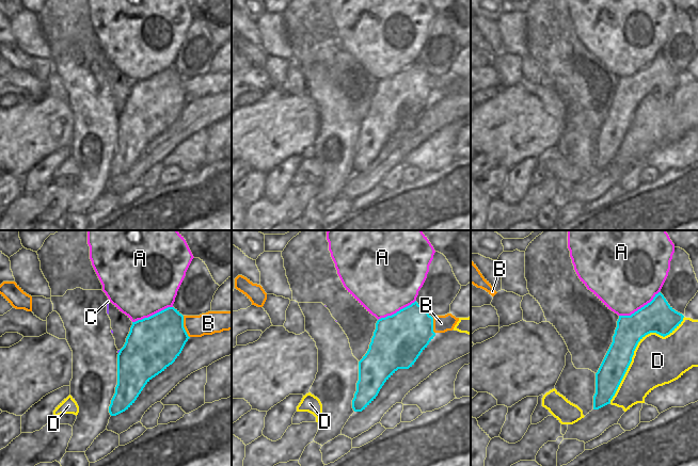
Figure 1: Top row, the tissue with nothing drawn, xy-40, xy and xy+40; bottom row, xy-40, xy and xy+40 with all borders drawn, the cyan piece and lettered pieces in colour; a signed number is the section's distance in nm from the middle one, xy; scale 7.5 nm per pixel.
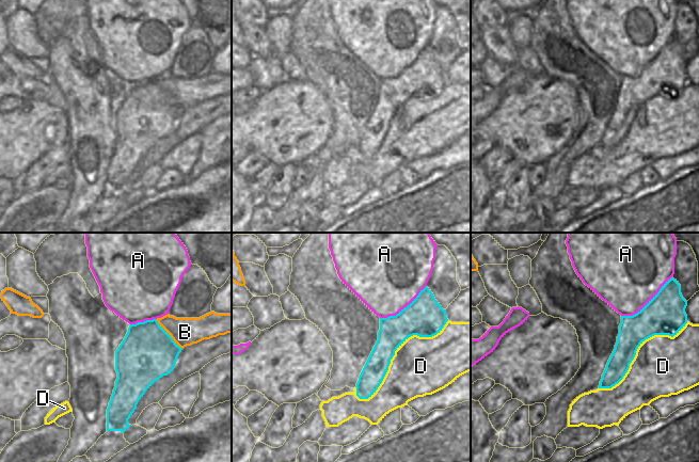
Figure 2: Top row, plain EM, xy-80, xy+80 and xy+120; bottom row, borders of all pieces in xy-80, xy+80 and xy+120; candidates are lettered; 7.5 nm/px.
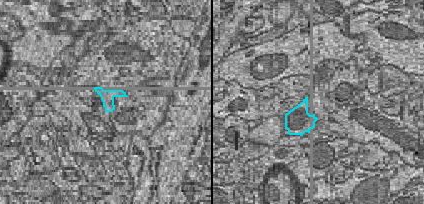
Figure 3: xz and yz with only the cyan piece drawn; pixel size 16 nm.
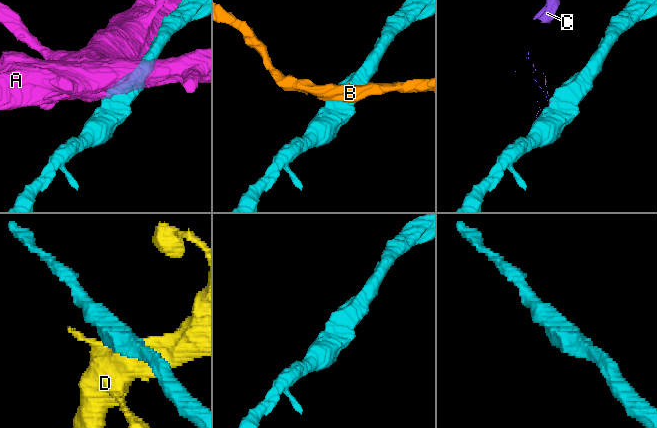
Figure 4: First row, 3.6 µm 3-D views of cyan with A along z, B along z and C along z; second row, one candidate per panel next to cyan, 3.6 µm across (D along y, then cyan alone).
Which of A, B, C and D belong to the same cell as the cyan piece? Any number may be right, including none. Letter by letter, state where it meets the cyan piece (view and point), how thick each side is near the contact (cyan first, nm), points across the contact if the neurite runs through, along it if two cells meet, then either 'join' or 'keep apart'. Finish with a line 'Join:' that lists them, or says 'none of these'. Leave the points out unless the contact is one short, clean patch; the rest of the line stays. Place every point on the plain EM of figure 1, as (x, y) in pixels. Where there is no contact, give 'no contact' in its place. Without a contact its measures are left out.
A: xy+40 (640, 69) | 240/480 nm | keep apart
B: xy-40 (183, 87) | 400/170 nm | keep apart
C: xy-40 (120, 112) | 400/20 nm | along xy-40 (120, 111), (117, 113) | keep apart
D: xy+40 (635, 109) | 220/360 nm | keep apart
Join: none of these

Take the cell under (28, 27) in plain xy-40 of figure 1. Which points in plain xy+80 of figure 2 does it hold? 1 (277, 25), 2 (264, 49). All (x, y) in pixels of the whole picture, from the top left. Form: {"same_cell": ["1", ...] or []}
{"same_cell": ["1"]}

